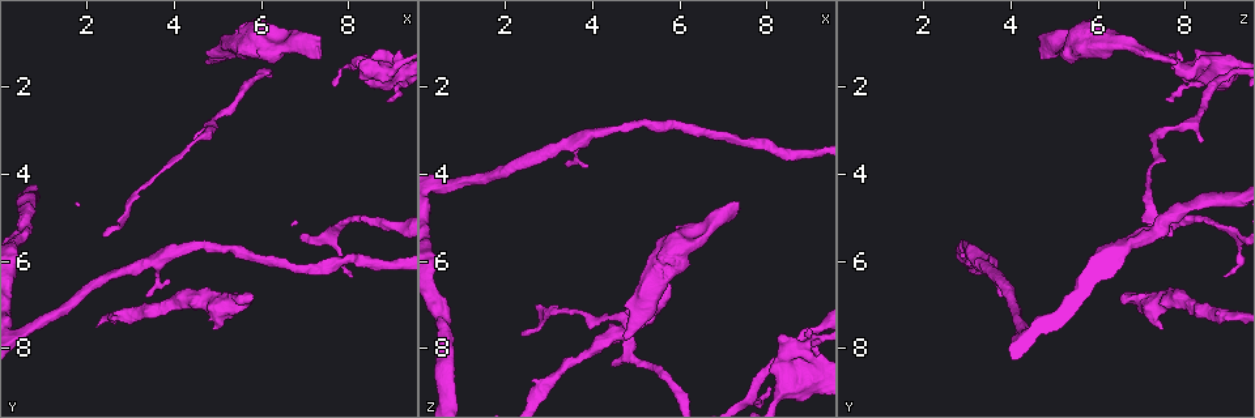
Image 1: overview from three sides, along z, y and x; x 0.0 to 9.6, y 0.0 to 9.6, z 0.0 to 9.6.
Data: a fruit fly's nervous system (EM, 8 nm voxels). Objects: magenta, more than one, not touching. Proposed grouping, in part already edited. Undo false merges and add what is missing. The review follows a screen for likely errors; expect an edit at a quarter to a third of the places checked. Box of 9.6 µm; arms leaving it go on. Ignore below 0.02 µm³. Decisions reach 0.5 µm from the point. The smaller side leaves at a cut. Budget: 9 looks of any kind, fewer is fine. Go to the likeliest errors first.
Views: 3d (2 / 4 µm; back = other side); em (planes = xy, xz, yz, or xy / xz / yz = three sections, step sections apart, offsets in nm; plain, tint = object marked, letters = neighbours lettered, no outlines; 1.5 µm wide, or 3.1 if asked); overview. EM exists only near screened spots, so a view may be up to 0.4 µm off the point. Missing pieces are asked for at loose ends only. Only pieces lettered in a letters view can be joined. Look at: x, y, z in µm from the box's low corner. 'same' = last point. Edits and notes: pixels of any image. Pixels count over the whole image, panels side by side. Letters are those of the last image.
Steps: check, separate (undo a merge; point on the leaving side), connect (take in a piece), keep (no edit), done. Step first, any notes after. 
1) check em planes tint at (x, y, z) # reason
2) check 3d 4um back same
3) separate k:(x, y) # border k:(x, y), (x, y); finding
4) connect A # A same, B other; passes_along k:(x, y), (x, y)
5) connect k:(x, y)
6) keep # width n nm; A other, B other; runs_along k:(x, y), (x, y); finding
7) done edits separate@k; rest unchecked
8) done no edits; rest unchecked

check em planes plain at (7.30, 1.35, 4.70) # free end

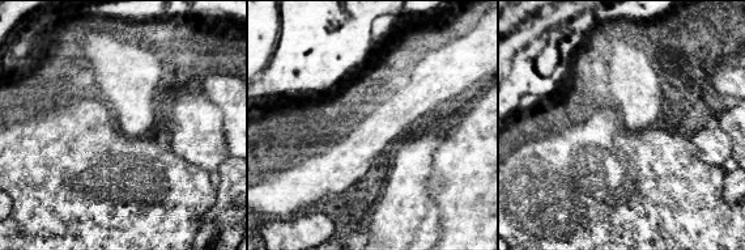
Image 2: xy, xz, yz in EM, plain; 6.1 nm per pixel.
check em planes letters same

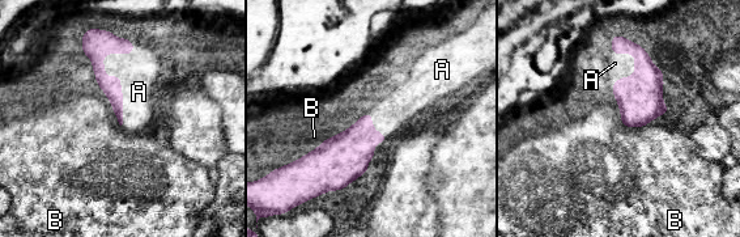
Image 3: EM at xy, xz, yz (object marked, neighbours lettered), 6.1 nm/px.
connect 3:(405, 101) # longest_contact A 260 nm; A same, B other; it goes on there

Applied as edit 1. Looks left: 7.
check em xy step 8 tint at (8.95, 2.35, 7.55) # thin end

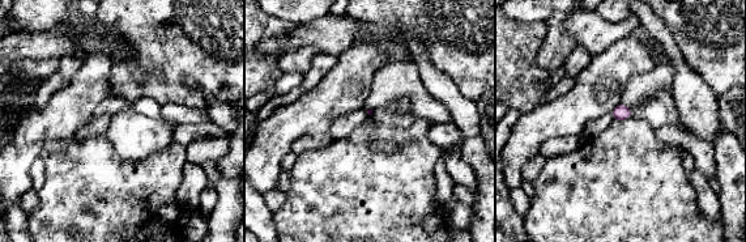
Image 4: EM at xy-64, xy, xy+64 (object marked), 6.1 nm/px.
check em planes letters same

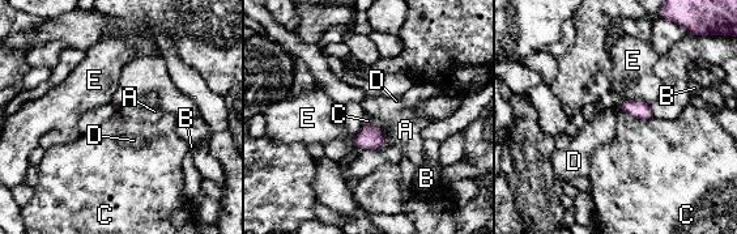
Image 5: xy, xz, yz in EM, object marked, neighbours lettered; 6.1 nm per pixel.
keep # longest_contact C 180 nm; A other, B other, C other, D other, E other; border 5:(362, 126), (382, 132), (379, 148); no lettered piece goes on from it

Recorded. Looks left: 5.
check 3d 2um at (4.50, 3.25, 8.40) # tapers out

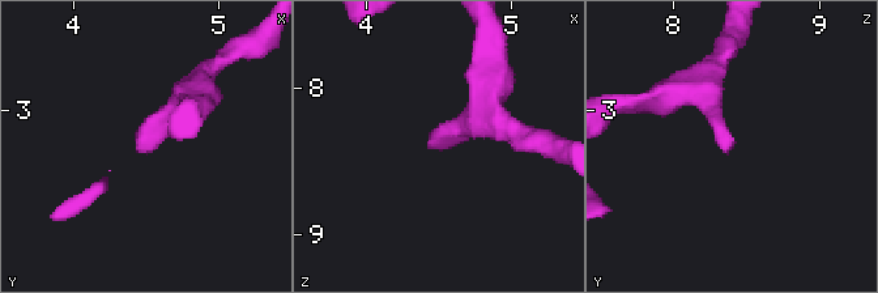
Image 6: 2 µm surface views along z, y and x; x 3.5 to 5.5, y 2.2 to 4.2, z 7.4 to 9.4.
check em planes letters at (4.46, 3.28, 8.36) # shape alone is not enough

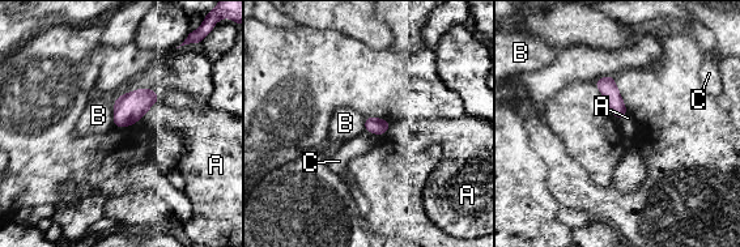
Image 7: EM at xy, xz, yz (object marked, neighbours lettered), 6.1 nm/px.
keep # longest_contact B 160 nm; A other, B other, C other; border 7:(364, 130), (383, 135); none of them fits

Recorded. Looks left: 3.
check 3d 2um at (5.60, 6.85, 6.55) # branch stops here

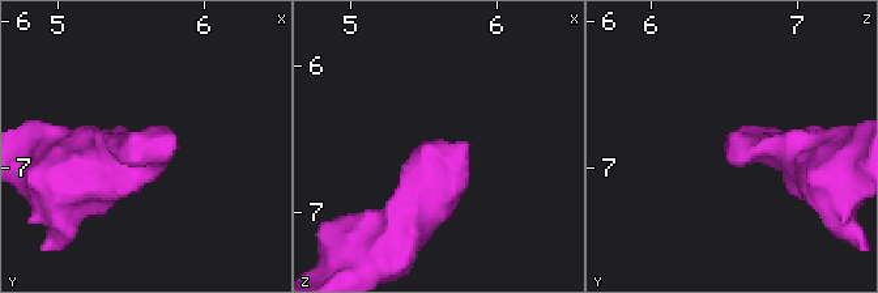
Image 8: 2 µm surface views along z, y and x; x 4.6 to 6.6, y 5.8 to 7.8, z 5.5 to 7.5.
check em planes letters at (5.60, 6.84, 6.50) # need the tissue

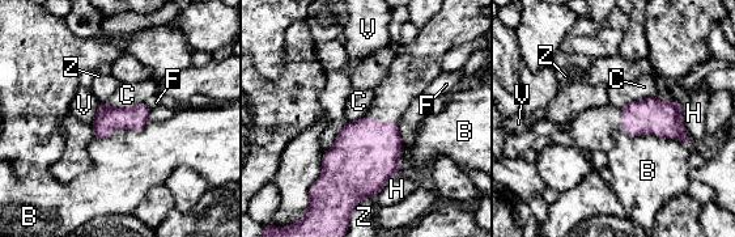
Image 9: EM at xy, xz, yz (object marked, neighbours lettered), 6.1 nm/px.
keep # width 130 nm; B other, C other, F other, H other, V other, Z other; border 9:(105, 102), (113, 108), (143, 104); none of them fits

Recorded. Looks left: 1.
done edits connect@3; rest unchecked

